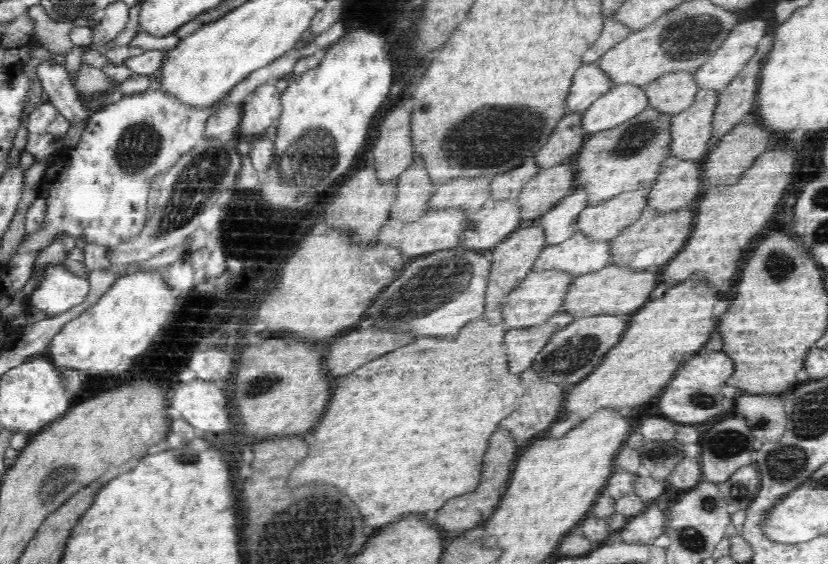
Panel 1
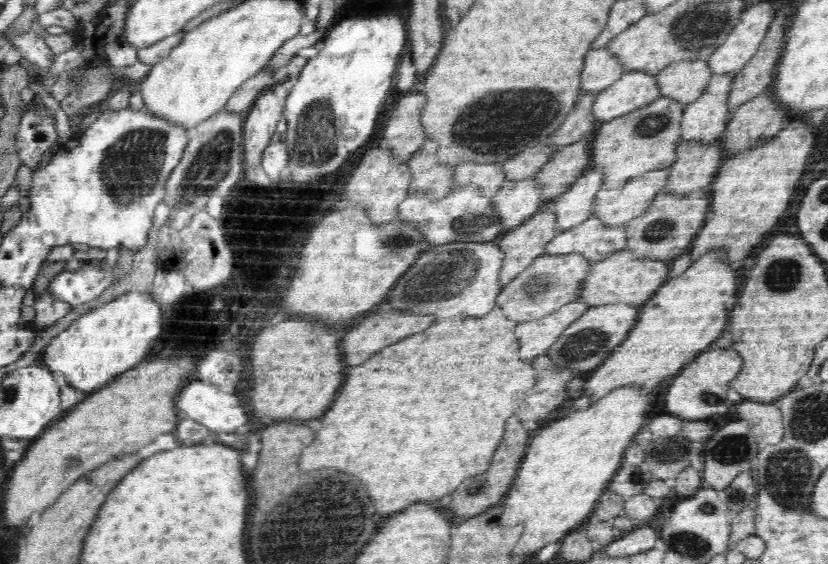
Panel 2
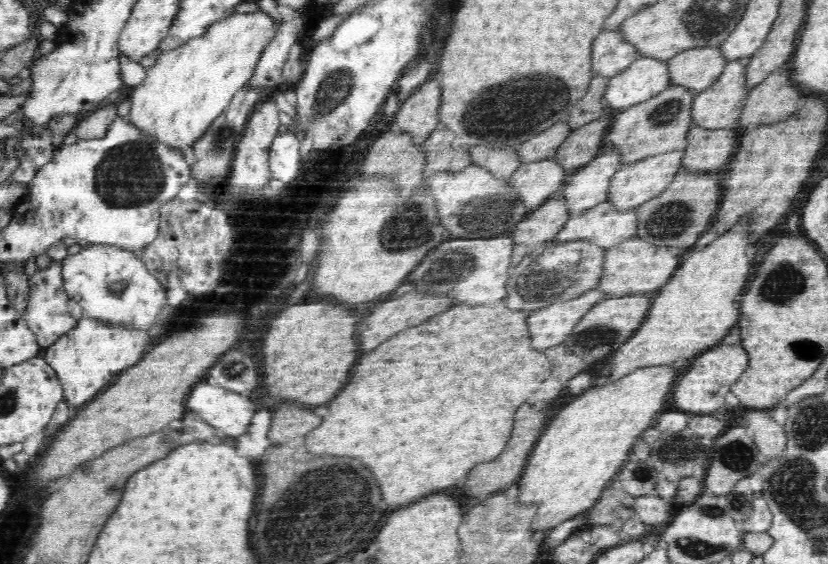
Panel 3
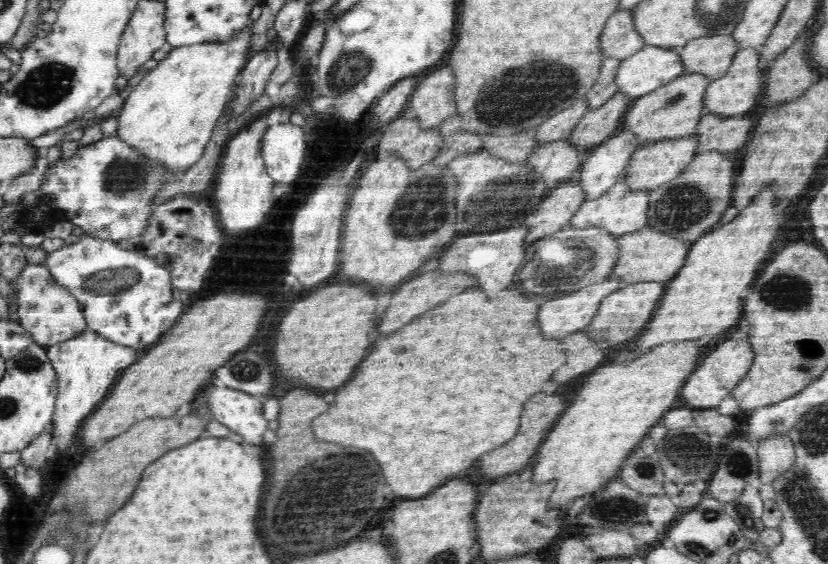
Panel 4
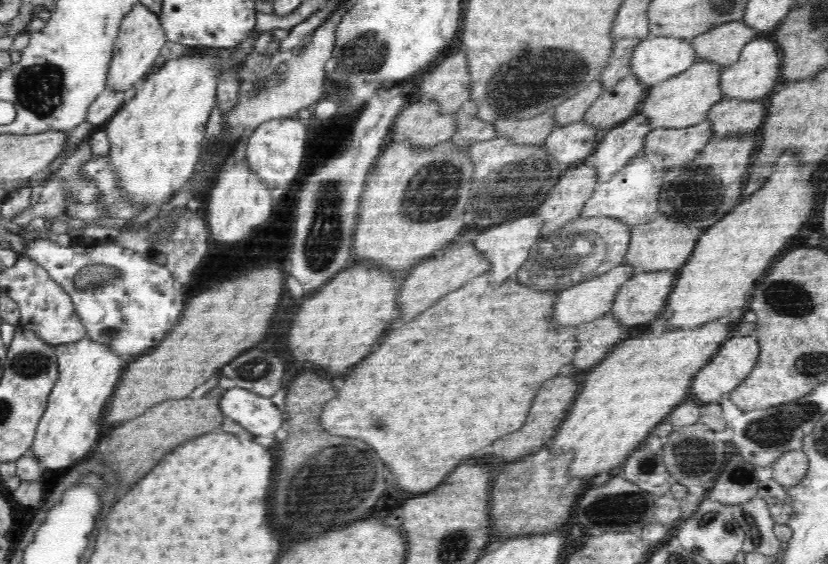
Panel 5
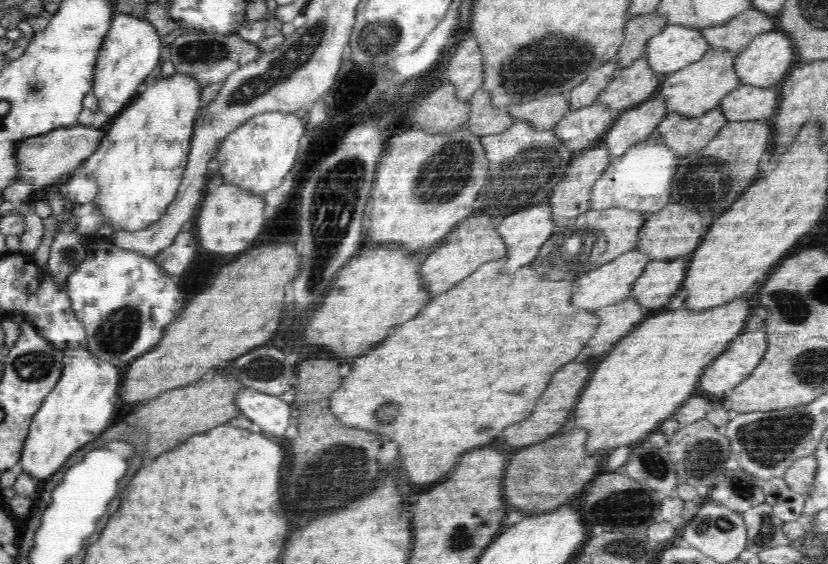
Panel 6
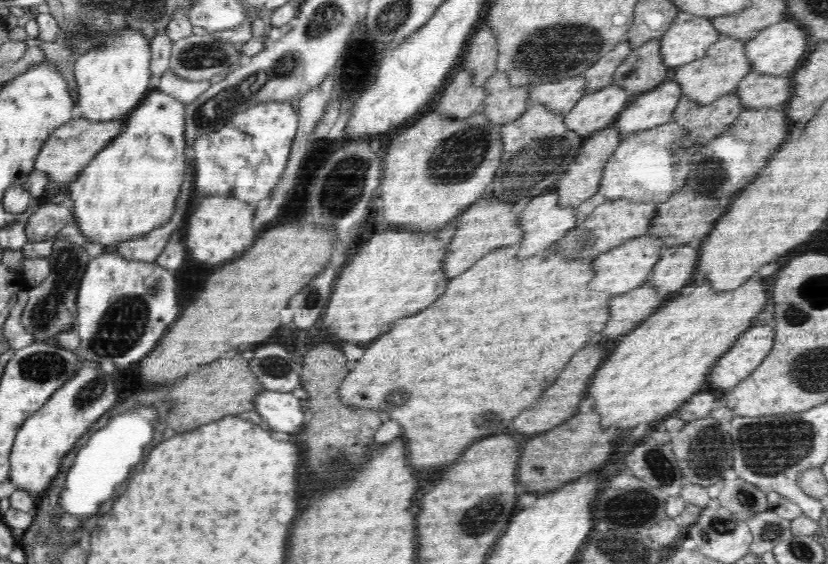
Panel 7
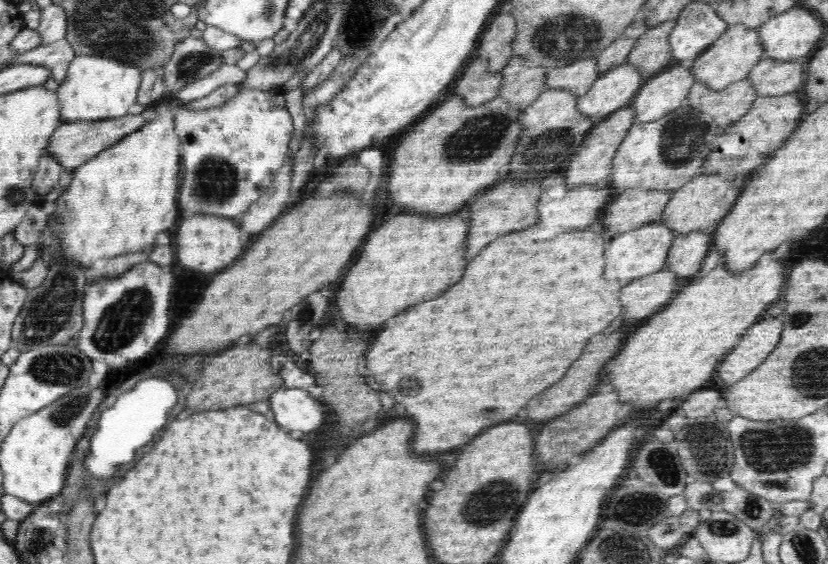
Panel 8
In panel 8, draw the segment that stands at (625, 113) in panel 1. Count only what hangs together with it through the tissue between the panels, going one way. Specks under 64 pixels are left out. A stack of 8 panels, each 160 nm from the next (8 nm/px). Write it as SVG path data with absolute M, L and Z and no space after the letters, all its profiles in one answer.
M692 1L683 9L669 34L675 62L696 59L729 27L715 11L715 4Z

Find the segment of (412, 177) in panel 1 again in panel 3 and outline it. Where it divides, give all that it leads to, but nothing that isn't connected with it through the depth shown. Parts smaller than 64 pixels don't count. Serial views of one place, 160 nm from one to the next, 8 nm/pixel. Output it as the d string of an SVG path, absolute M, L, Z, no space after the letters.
M438 127L429 136L428 140L422 144L424 146L423 153L425 154L424 179L438 172L458 172L458 170L464 170L469 165L470 146L458 146L456 148L451 145L453 140L454 136L450 131Z

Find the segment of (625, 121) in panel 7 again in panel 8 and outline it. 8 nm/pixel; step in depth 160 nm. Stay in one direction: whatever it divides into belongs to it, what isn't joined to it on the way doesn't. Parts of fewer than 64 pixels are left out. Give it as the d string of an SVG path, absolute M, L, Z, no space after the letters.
M675 62L662 73L645 80L630 103L634 123L654 122L682 104L695 83L690 69Z

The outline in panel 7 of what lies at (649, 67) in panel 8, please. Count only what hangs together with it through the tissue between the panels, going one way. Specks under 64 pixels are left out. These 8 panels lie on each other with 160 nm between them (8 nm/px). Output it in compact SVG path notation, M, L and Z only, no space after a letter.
M652 38L640 48L633 49L618 66L611 84L637 96L671 78L671 70L661 57L660 41L660 38Z

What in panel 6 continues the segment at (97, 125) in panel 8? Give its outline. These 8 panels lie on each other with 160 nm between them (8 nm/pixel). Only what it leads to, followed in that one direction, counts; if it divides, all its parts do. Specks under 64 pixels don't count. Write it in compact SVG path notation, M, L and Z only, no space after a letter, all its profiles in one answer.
M81 124L60 127L49 133L28 137L17 142L17 178L31 184L36 189L49 188L58 184L62 176L80 171L85 160L96 152L105 133L100 128Z

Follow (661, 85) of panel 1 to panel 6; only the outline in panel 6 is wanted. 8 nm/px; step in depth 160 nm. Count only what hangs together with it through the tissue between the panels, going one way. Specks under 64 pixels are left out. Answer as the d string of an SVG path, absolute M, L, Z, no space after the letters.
M754 8L746 9L724 24L701 29L701 35L710 48L723 48L737 55L752 42L752 39L774 28L774 15L764 14Z

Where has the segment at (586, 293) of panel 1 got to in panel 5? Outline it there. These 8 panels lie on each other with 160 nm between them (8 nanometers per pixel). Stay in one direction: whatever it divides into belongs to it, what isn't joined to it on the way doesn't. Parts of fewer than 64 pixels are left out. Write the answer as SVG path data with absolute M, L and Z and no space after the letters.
M663 214L656 216L660 216L660 218L654 220L654 222L651 220L646 224L638 224L631 228L632 237L630 237L629 247L623 262L628 266L633 266L637 272L654 272L654 270L678 271L686 264L688 257L695 249L694 244L698 242L698 238L700 238L702 232L694 230L694 228L688 228L685 224L680 224L675 220L668 220L668 218L664 218Z

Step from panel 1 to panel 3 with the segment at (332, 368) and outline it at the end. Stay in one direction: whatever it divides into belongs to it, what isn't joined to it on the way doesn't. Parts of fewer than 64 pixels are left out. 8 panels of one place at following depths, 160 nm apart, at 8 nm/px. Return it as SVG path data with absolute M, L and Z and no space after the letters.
M408 292L408 294L402 295L398 300L388 300L388 302L382 302L374 308L374 312L366 318L366 332L360 332L360 352L370 352L374 350L376 346L380 346L382 342L386 342L390 336L410 328L410 326L416 326L416 324L422 324L426 322L430 316L434 314L442 314L446 312L448 308L452 306L452 302L448 298L436 298L436 296L420 296L418 292Z

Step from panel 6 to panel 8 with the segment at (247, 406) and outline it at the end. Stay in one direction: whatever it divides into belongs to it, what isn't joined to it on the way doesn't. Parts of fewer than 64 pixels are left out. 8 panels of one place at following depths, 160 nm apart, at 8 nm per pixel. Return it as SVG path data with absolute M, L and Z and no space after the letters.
M282 386L268 399L276 424L286 430L312 432L319 430L325 422L323 412L318 409L322 402L310 397L306 389Z

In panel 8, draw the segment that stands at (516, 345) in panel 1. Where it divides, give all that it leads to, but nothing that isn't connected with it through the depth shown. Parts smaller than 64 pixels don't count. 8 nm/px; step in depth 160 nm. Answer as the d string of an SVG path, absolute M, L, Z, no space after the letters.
M655 221L624 232L622 236L614 238L608 244L608 250L604 252L604 258L606 258L604 276L606 276L606 280L618 278L618 280L626 280L629 283L630 280L654 274L665 268L665 260L675 237L676 234L673 230L670 230L663 222Z

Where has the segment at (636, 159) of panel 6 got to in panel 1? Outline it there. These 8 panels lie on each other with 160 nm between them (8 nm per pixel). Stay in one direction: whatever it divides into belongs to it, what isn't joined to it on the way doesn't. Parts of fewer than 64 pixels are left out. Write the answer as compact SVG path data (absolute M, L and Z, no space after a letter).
M578 231L560 244L545 246L531 270L561 270L573 278L594 272L611 264L610 241L592 242Z

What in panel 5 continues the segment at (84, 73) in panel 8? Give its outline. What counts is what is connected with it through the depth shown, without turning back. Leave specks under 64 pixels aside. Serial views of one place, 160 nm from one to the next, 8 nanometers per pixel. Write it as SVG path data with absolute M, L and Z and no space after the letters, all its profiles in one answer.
M144 4L135 5L120 22L120 30L112 50L112 60L108 66L107 88L122 95L123 92L134 88L136 82L145 80L154 63L161 61L161 50L167 41L159 16Z

